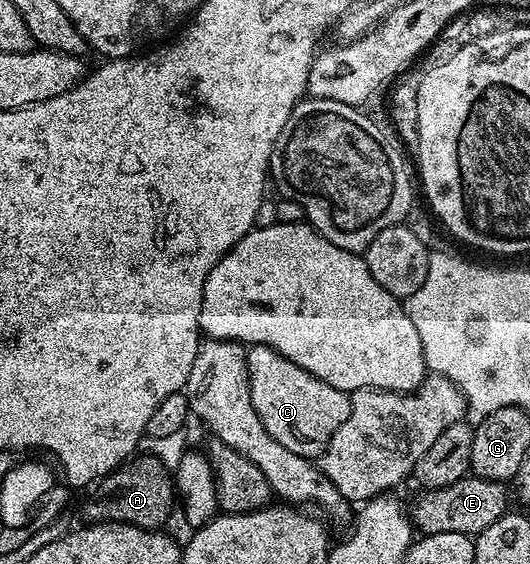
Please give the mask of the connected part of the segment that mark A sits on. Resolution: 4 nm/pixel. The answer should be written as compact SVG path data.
M134 456L101 478L92 490L93 497L85 501L86 522L114 521L140 529L160 530L165 527L173 513L173 505L175 509L175 481L170 466L168 469L157 457L141 456Z

